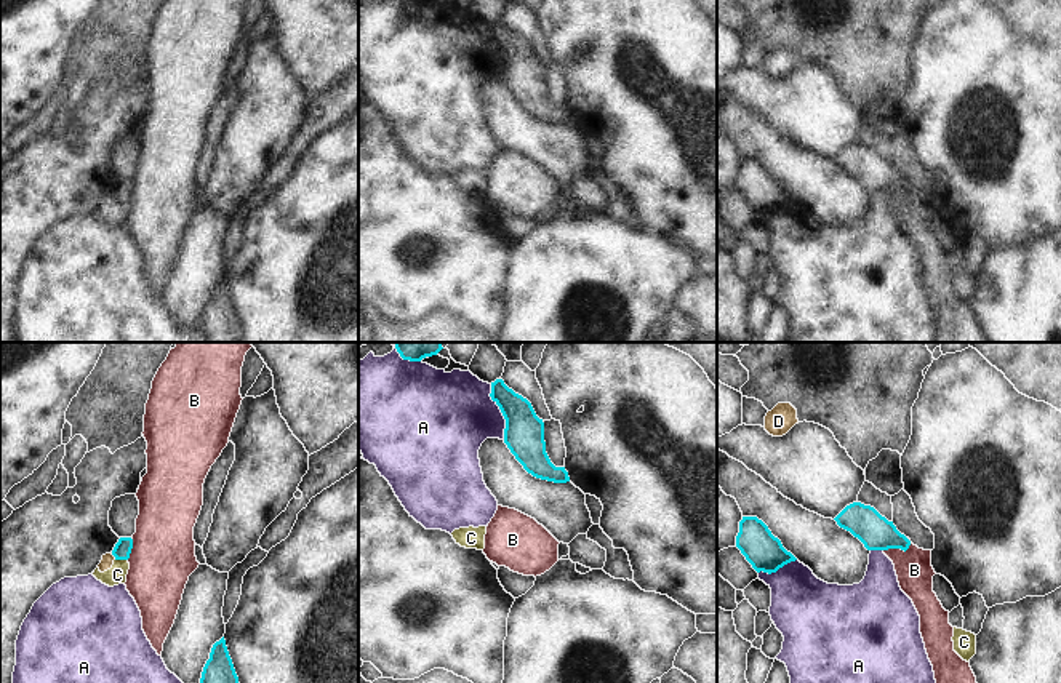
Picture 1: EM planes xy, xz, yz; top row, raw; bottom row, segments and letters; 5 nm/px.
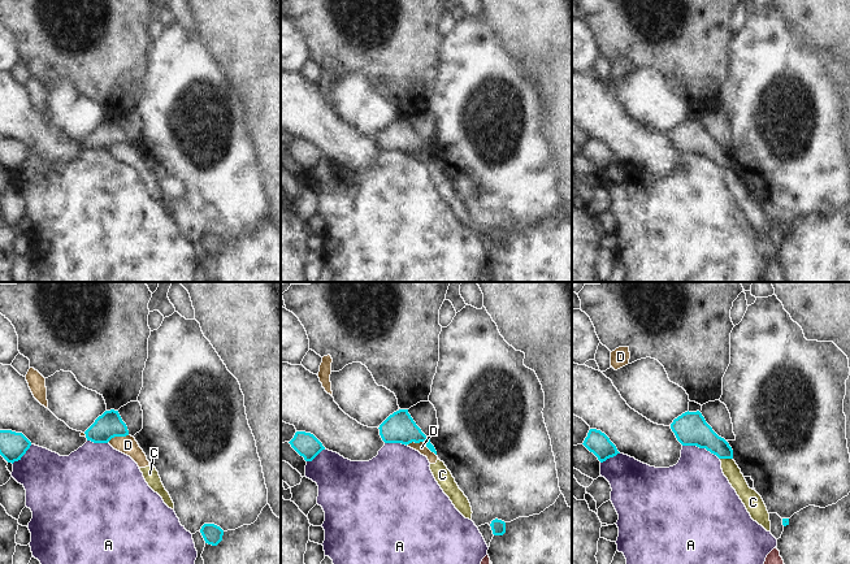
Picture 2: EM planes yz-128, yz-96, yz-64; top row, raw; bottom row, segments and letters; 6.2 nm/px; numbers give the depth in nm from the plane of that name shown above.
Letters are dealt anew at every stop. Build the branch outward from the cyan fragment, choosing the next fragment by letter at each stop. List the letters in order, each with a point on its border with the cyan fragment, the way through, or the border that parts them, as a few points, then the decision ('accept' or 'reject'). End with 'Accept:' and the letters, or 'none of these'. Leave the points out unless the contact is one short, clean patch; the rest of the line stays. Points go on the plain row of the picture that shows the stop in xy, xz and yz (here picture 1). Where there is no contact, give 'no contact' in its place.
A: meets cyan in xz at (501, 53); reject
B: meets cyan in yz at (898, 189); border along yz (911, 184), (904, 192), (884, 192); reject
C: meets cyan in xy at (122, 200); border along xy (116, 200), (127, 202); reject
D: meets cyan in xy at (114, 197); reject
Accept: none of these

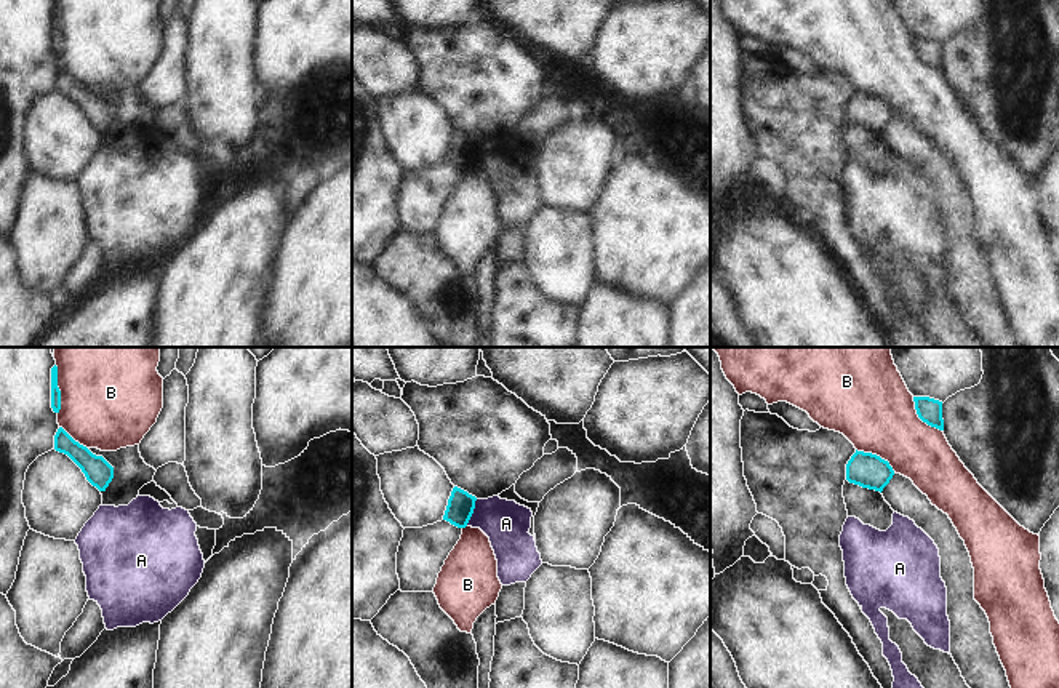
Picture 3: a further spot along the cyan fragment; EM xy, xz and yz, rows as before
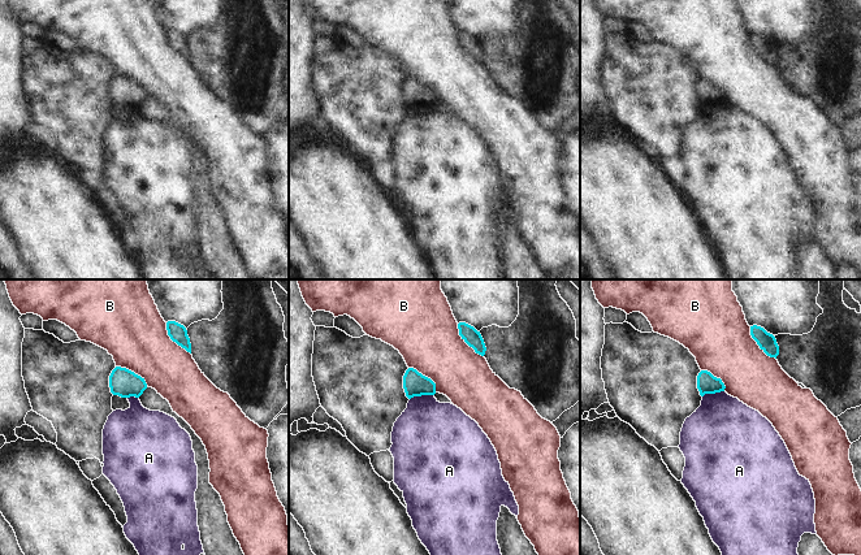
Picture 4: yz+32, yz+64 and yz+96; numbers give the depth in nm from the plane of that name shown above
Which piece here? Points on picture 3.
A: meets cyan in xz at (472, 154); border along xz (477, 141), (466, 167); reject
B: meets cyan in xy at (58, 31); reject
Accept: none of these

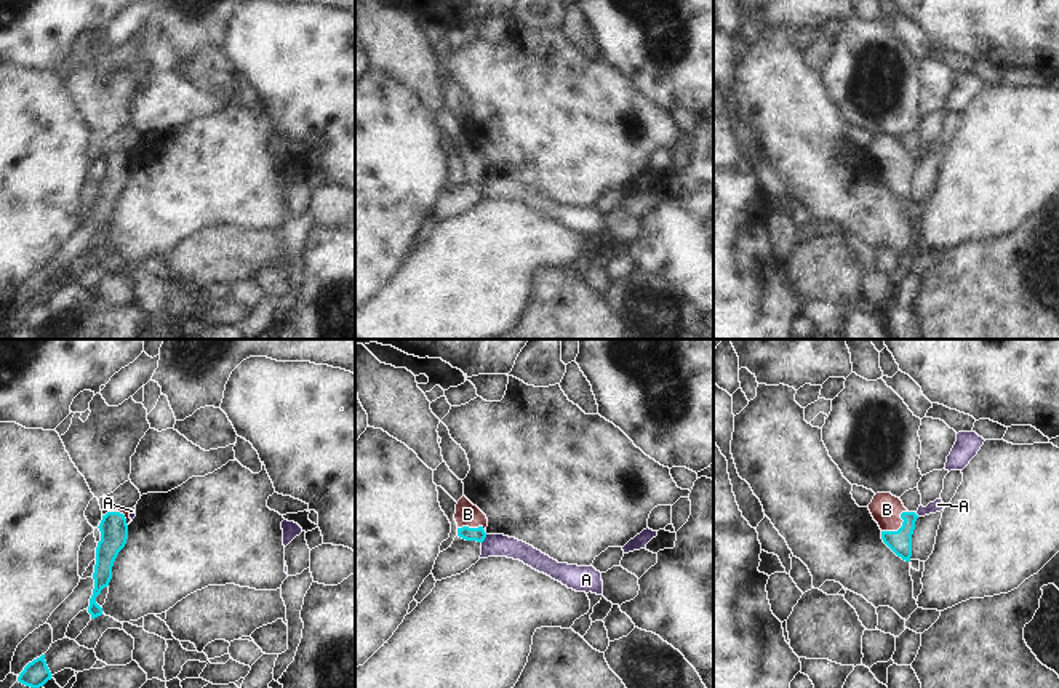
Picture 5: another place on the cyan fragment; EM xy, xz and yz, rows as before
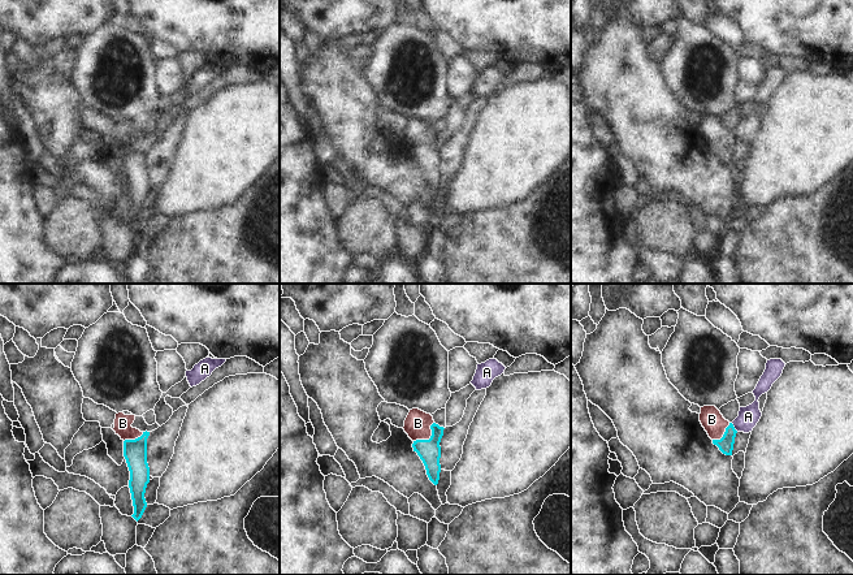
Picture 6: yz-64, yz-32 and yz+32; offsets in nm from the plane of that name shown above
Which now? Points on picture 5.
A: meets cyan in xz at (483, 181); border along xz (487, 176), (482, 184); reject
B: meets cyan in yz at (901, 168); runs through yz (899, 183), (901, 168), (887, 151); accept
Accept: B

